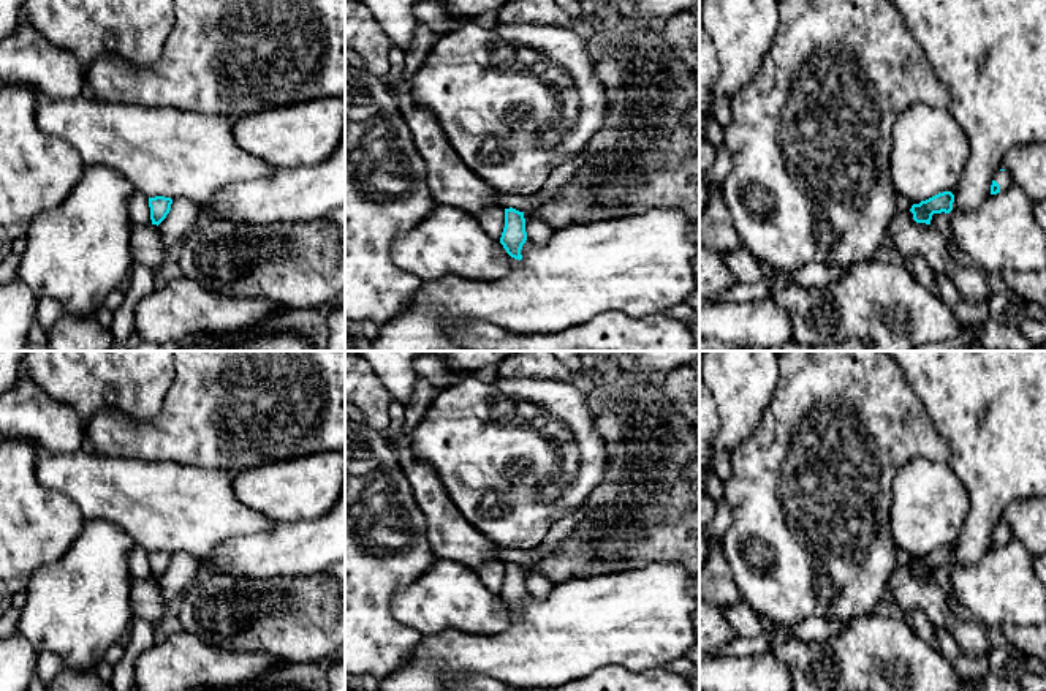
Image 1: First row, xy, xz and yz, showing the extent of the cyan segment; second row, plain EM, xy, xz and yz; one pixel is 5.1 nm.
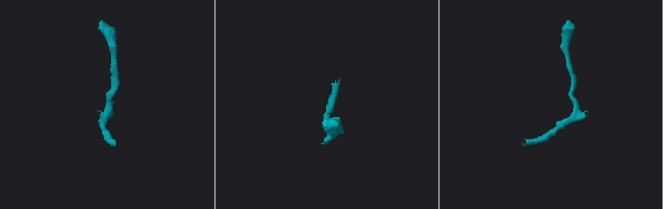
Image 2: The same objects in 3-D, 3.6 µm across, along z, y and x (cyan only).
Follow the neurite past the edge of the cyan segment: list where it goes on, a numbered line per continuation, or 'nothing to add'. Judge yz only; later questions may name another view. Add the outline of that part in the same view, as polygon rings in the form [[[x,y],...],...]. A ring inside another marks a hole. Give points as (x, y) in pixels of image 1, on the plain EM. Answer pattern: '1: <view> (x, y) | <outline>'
1: yz (1002, 532) | [[[999,525],[994,534],[1000,539],[1000,546],[1010,542],[1014,538],[1013,531],[1006,525]]]

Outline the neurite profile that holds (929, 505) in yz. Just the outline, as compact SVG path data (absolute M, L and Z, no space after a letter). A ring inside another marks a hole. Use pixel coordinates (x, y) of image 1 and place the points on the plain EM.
M916 457L893 482L891 536L911 557L953 544L964 527L970 497L948 462Z

